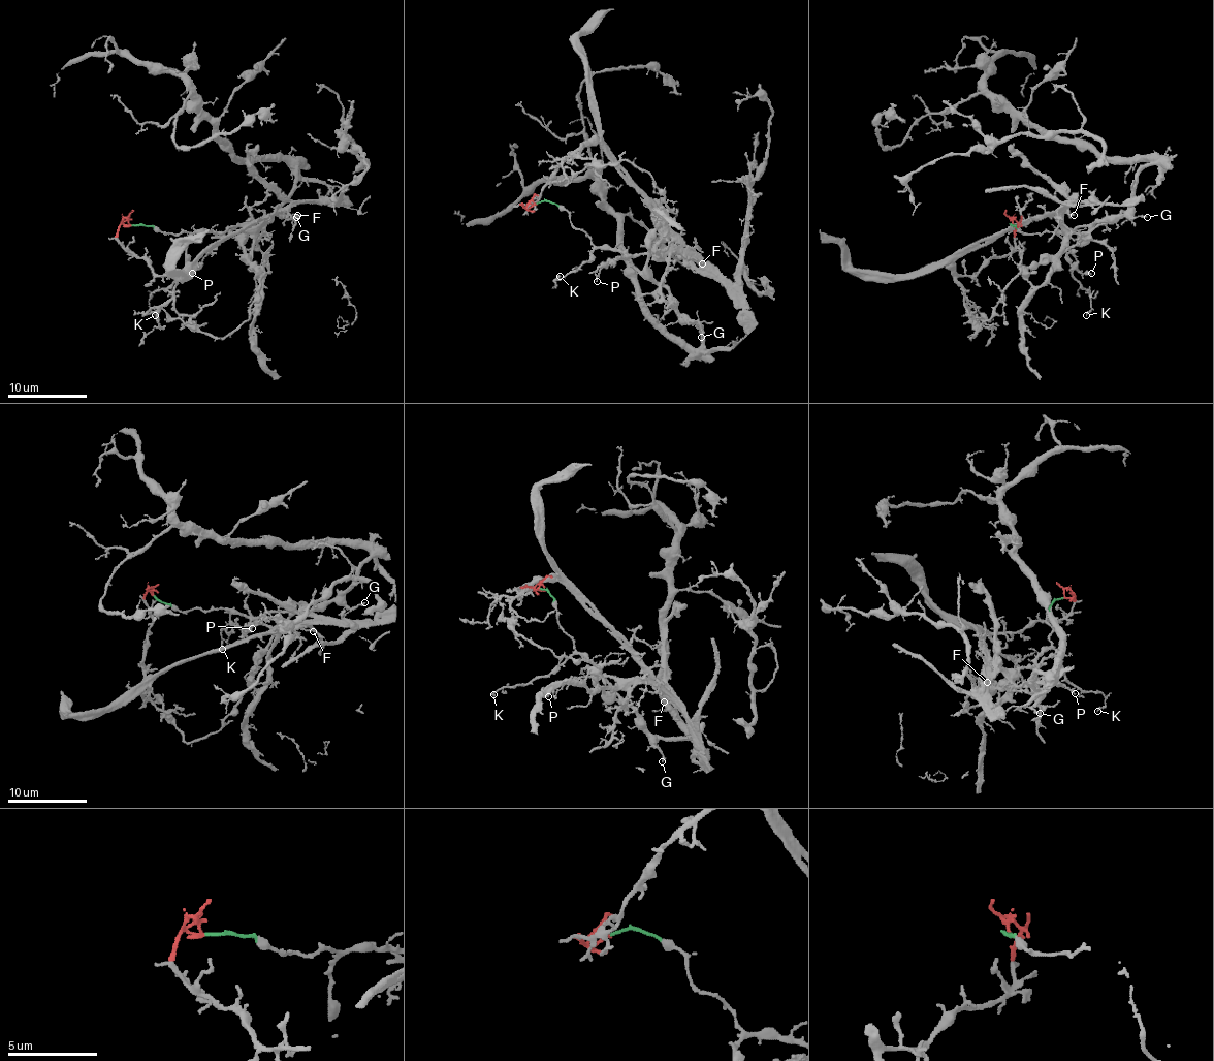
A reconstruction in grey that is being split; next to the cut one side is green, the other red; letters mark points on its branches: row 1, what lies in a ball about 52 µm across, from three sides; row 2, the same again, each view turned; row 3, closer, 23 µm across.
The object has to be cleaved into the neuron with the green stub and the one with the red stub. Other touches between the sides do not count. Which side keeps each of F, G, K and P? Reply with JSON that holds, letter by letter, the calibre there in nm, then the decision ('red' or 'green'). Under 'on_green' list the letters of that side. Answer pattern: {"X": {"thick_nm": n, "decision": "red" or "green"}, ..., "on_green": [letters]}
{"F": {"thick_nm": 130, "decision": "red"}, "G": {"thick_nm": 200, "decision": "green"}, "K": {"thick_nm": 140, "decision": "green"}, "P": {"thick_nm": 160, "decision": "red"}, "on_green": ["G", "K"]}

